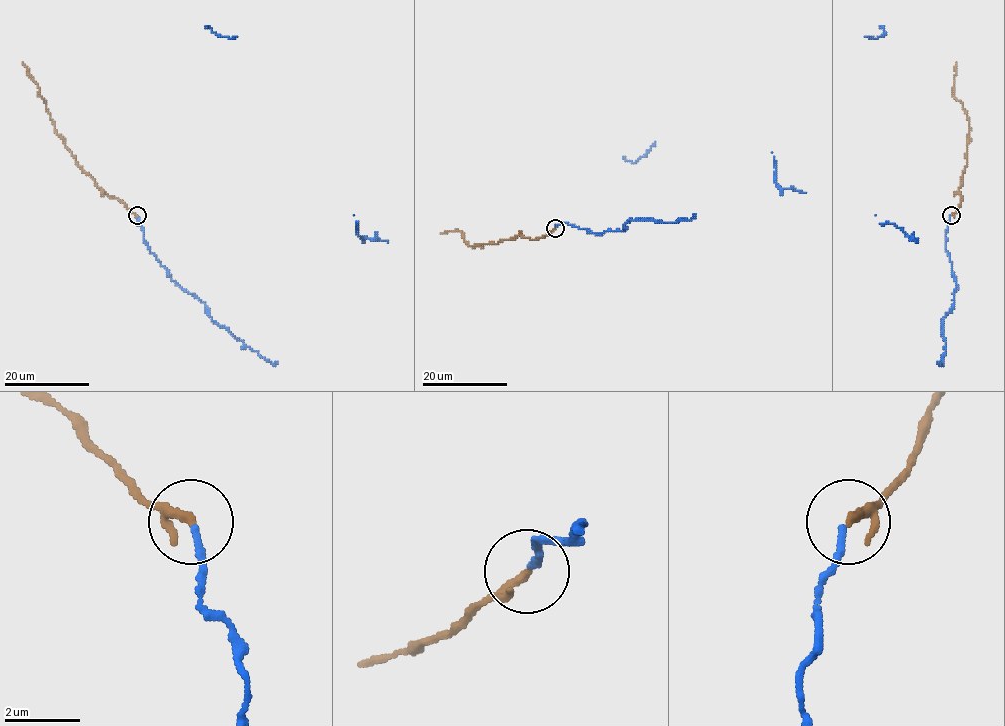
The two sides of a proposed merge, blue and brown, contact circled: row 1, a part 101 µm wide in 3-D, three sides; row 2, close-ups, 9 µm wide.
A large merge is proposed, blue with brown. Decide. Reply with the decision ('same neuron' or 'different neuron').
same neuron

